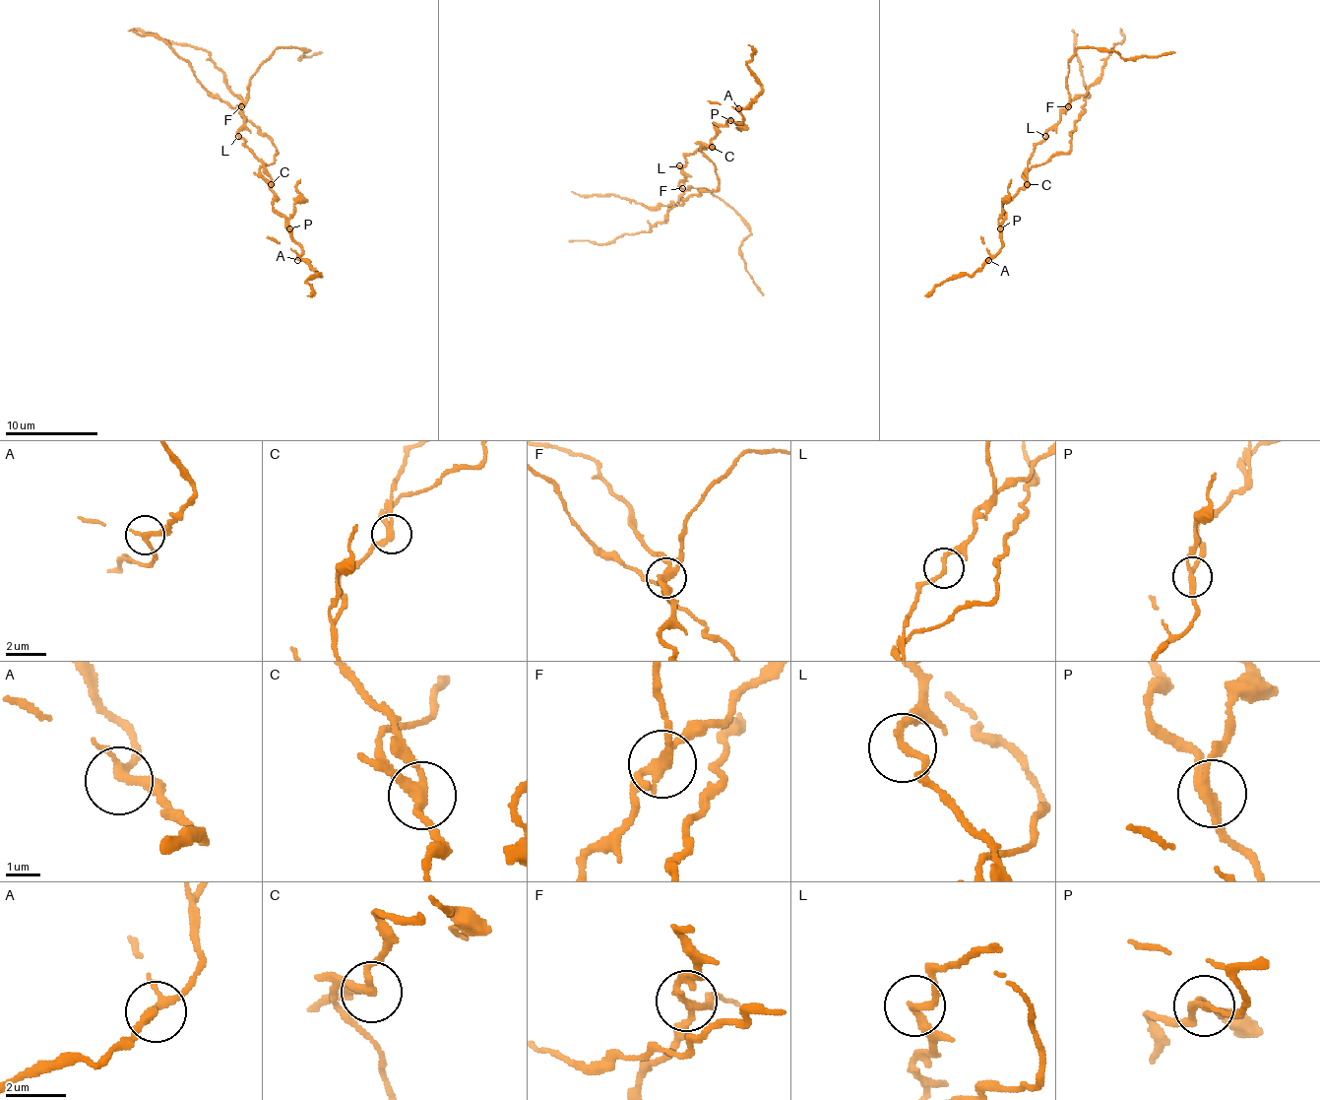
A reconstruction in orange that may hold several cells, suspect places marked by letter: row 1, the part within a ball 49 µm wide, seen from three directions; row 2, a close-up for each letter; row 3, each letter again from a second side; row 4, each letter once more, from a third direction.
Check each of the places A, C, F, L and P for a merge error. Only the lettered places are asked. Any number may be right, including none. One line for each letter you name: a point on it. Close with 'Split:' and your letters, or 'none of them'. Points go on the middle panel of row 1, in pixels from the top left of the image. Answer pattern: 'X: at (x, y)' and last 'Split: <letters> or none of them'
C: at (712, 147)
F: at (682, 188)
P: at (730, 120)
Split: C, F, P

